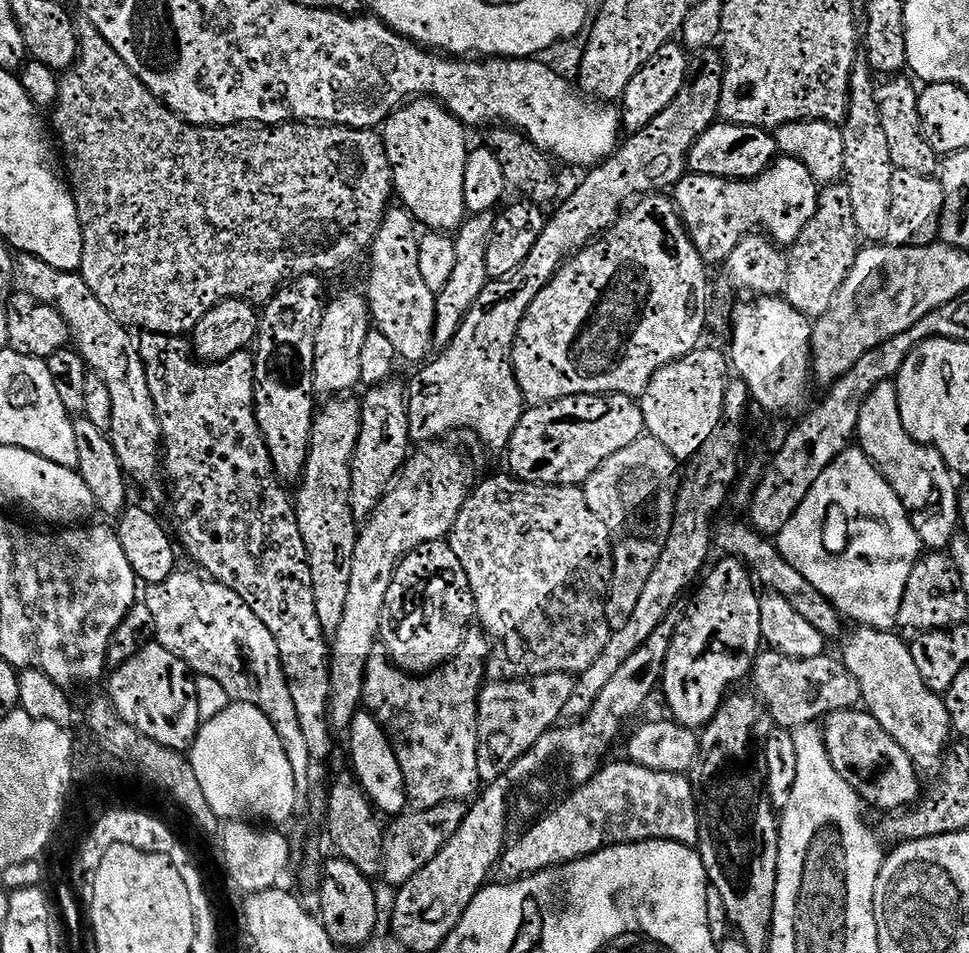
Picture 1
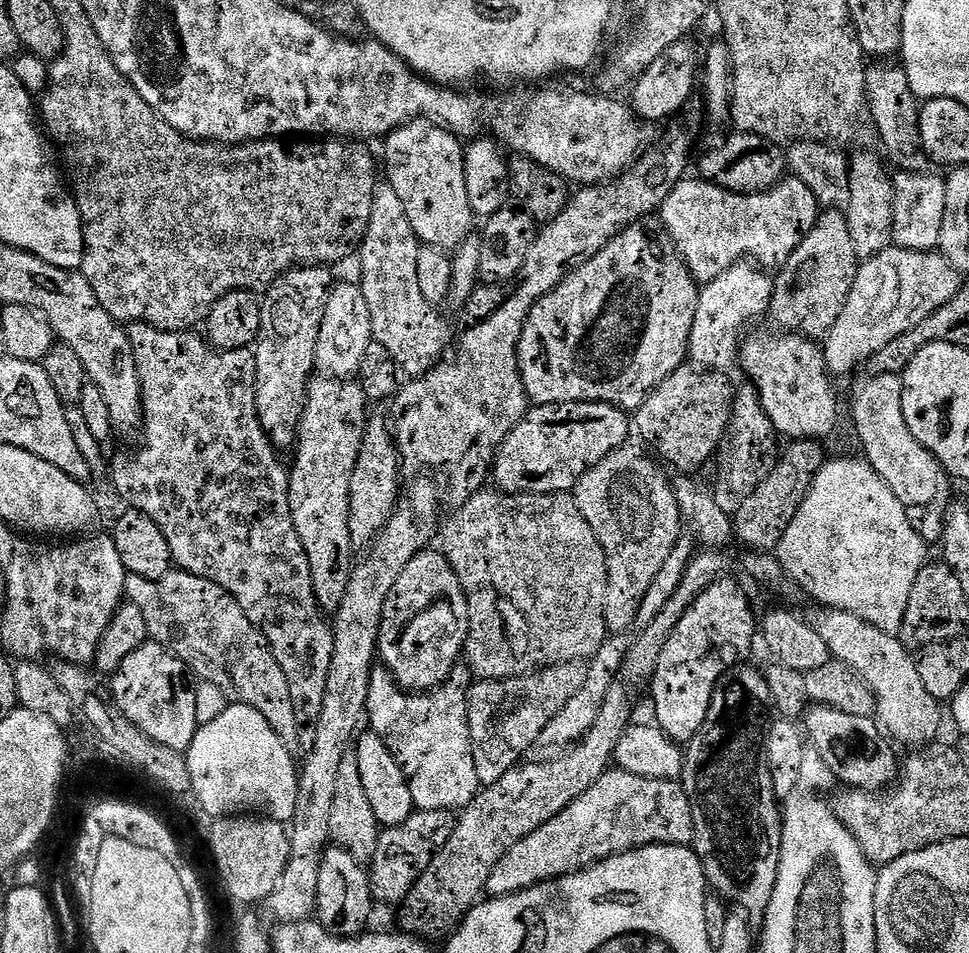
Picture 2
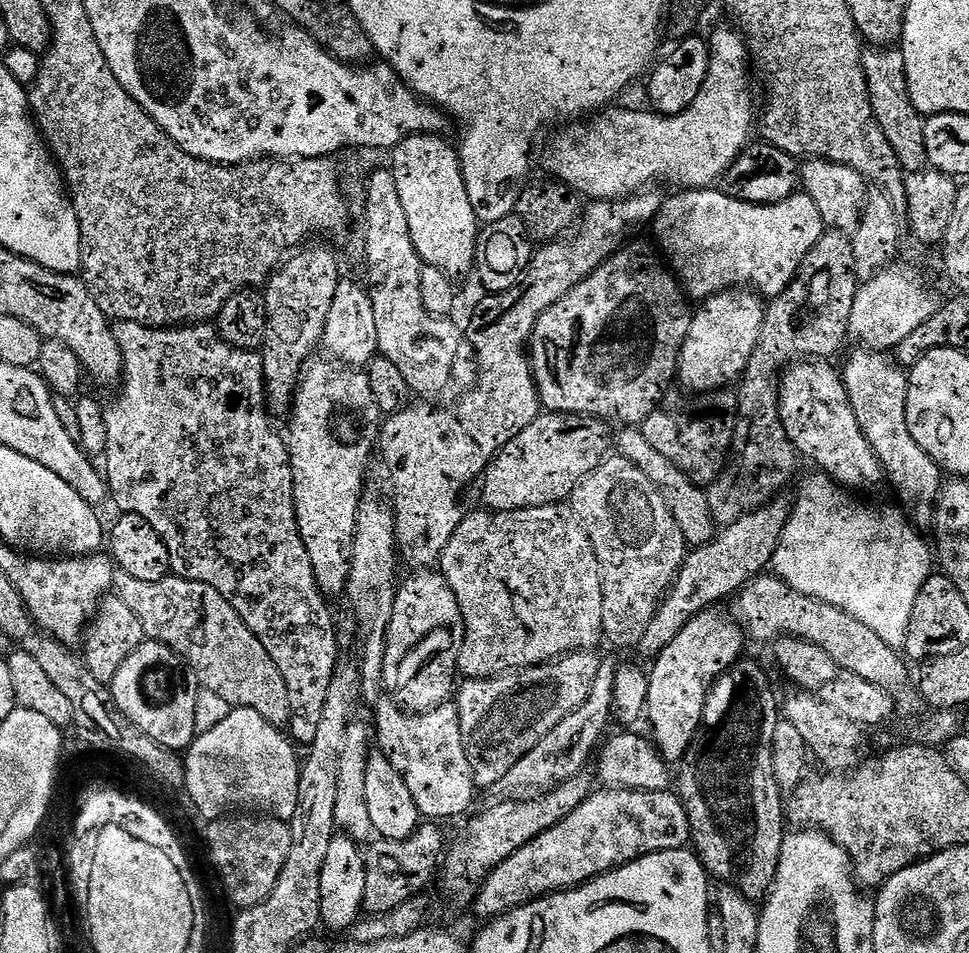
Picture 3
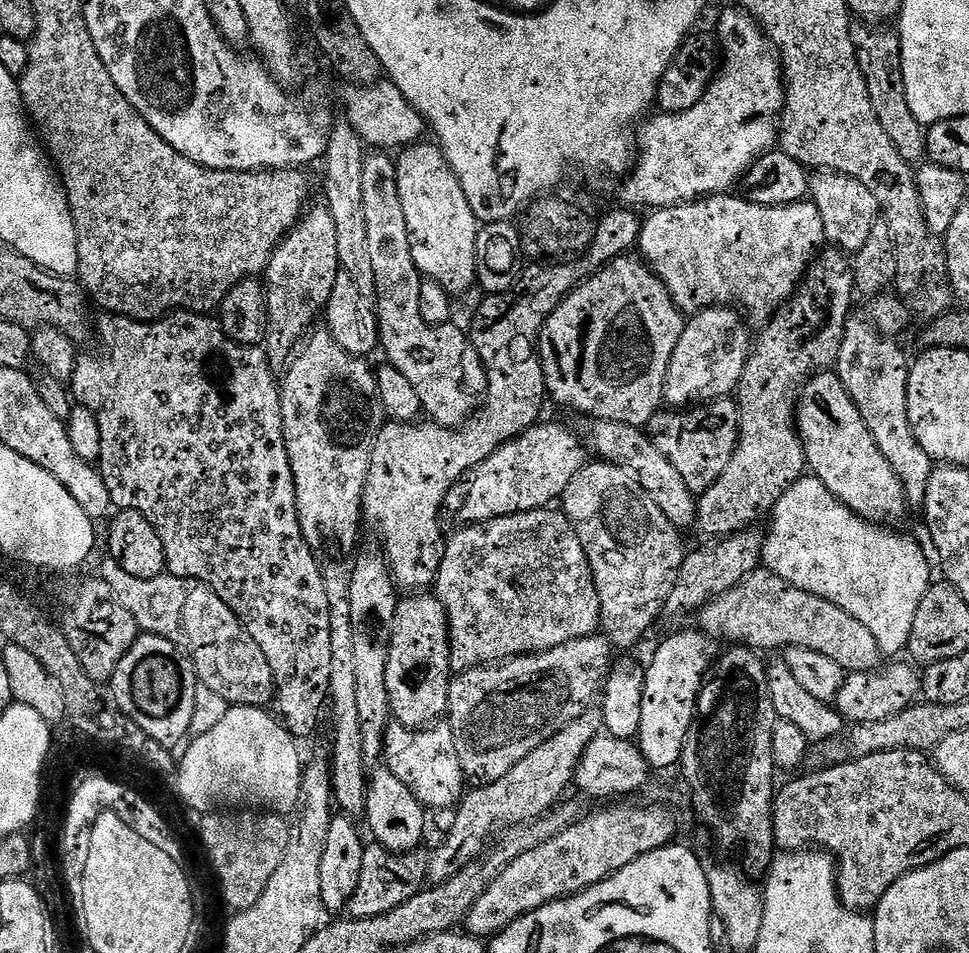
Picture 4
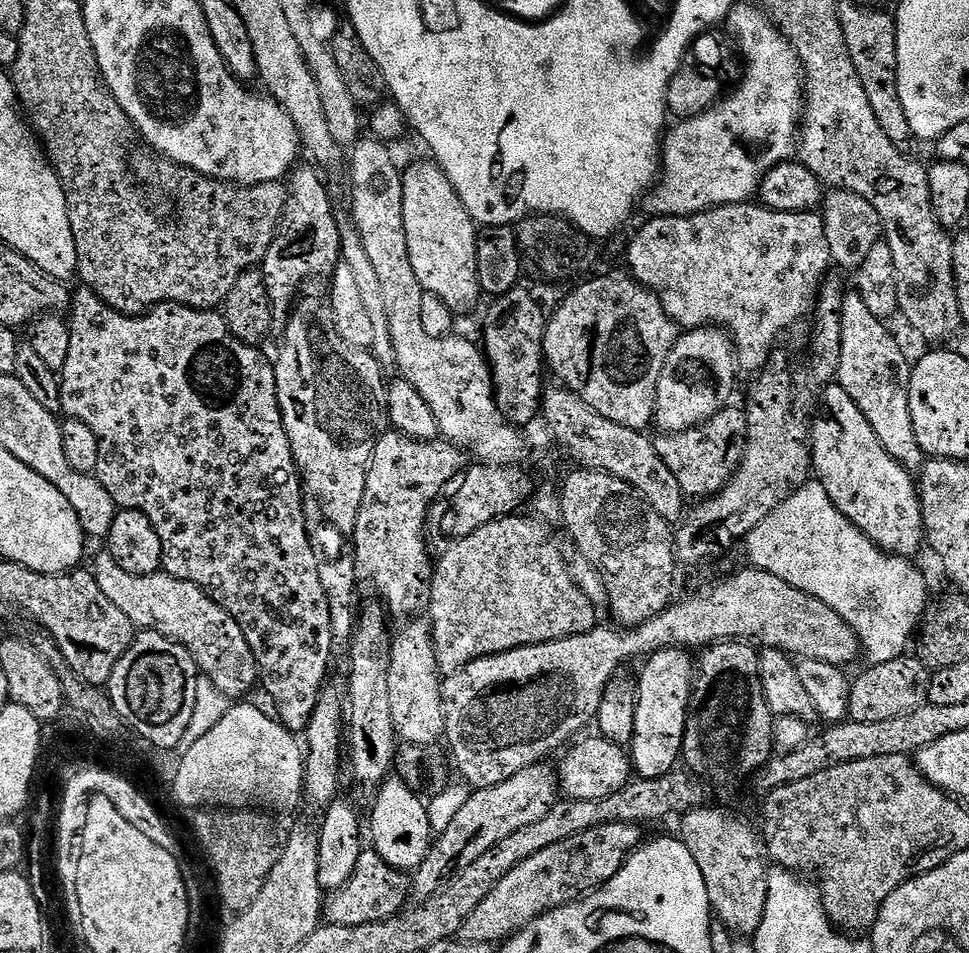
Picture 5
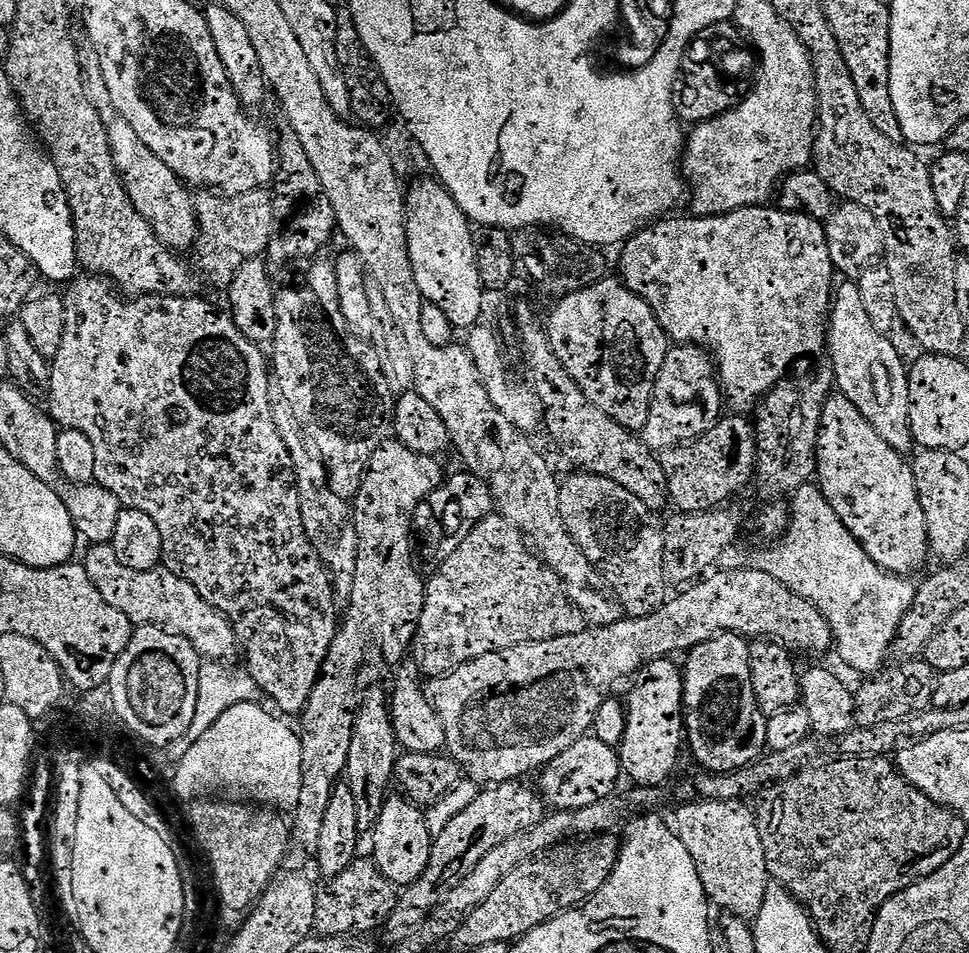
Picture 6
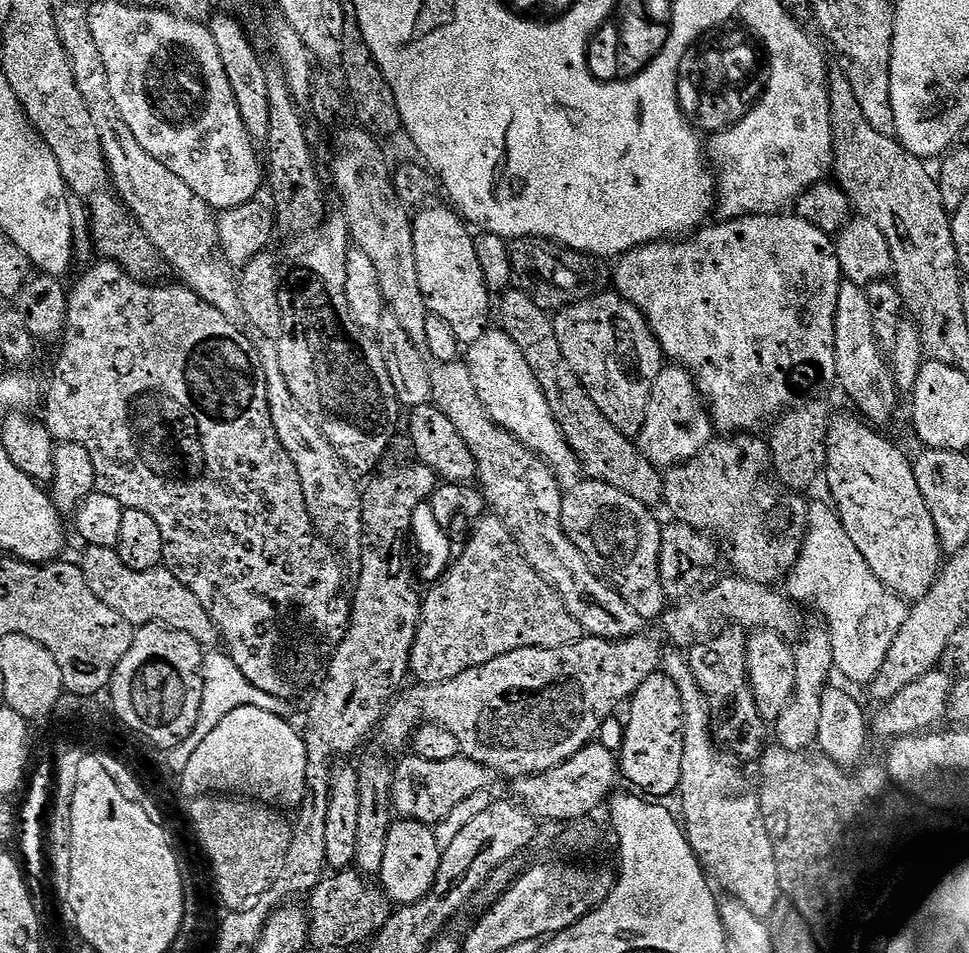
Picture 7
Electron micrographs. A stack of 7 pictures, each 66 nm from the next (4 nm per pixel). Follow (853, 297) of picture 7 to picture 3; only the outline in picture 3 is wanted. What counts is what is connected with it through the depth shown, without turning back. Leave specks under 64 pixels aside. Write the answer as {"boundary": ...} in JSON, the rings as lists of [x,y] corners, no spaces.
{"boundary":[[[863,346],[857,349],[857,352],[845,362],[844,368],[842,367],[844,385],[848,391],[850,406],[854,410],[854,418],[858,418],[858,426],[862,426],[866,442],[870,442],[874,454],[880,459],[887,483],[892,483],[904,515],[917,529],[931,529],[942,483],[942,469],[934,462],[934,458],[930,458],[930,454],[926,454],[926,450],[922,450],[922,446],[918,446],[918,442],[914,442],[914,434],[910,434],[910,426],[906,422],[908,372],[901,368],[887,351],[869,350]]]}

